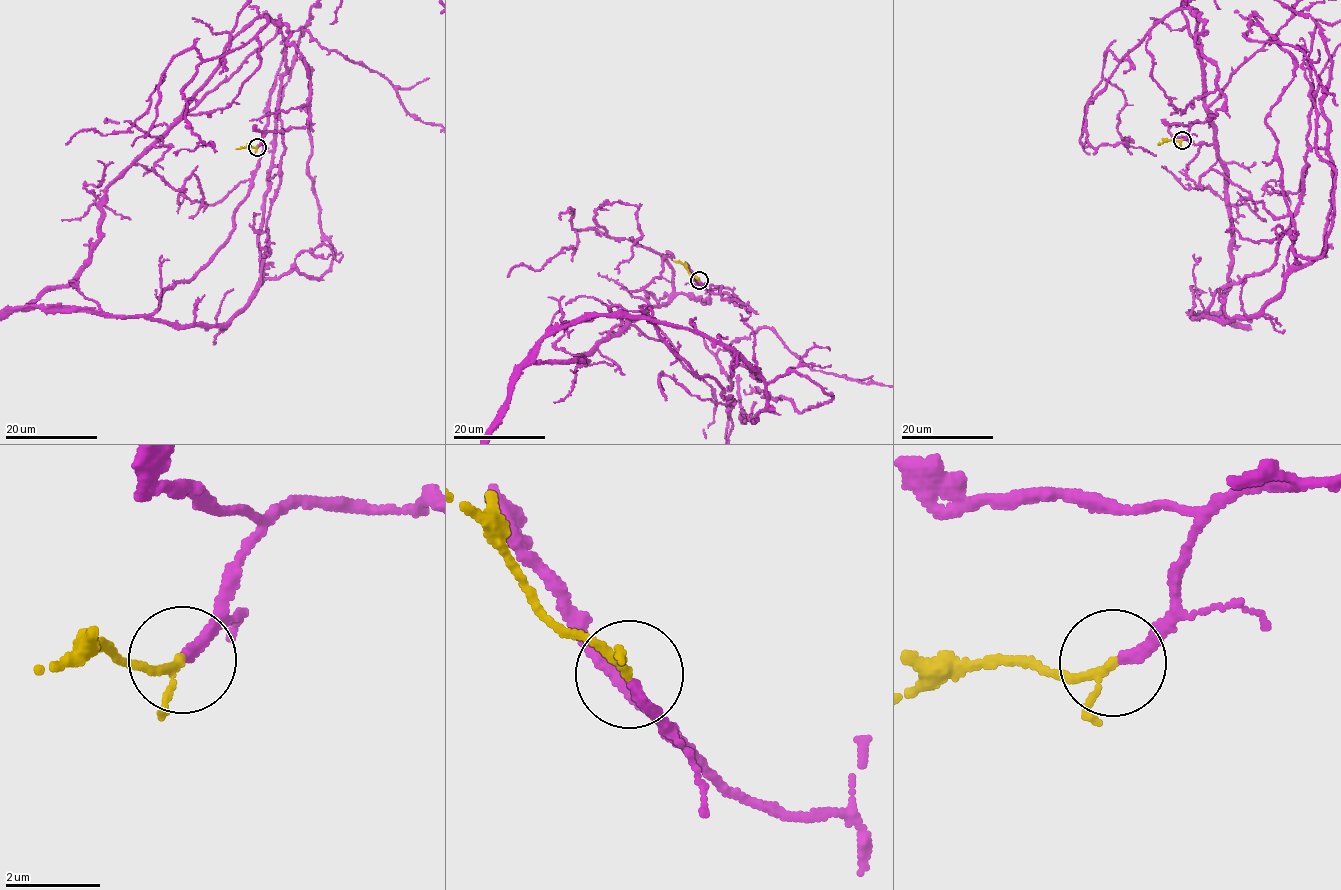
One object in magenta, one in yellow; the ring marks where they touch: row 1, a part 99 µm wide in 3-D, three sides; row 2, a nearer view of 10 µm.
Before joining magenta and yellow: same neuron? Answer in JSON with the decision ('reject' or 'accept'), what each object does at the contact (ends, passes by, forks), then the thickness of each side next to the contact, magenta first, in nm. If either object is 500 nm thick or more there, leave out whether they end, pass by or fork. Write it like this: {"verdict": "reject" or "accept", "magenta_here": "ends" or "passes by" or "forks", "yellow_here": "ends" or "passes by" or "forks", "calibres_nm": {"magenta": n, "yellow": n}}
{"verdict": "accept", "magenta_here": "ends", "yellow_here": "passes by", "calibres_nm": {"magenta": 240, "yellow": 130}}

